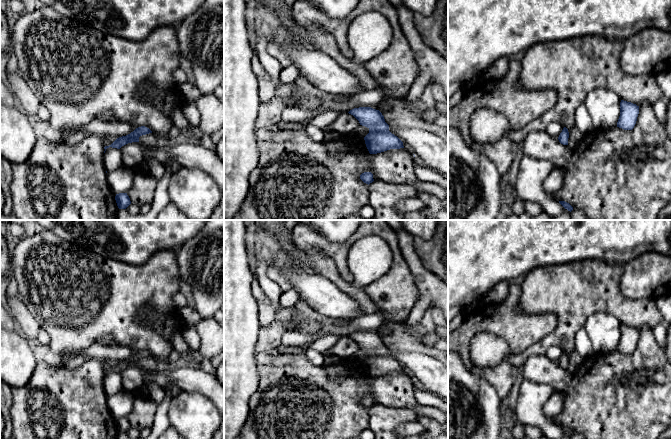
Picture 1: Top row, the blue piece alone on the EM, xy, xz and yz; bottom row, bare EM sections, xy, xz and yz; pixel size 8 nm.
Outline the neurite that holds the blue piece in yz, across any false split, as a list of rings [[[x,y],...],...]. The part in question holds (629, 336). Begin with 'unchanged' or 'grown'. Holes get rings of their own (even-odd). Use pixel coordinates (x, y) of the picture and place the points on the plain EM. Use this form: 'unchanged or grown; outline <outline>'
unchanged; outline [[[621,324],[620,340],[617,346],[617,351],[624,354],[632,354],[636,348],[639,338],[639,330],[631,326]]]

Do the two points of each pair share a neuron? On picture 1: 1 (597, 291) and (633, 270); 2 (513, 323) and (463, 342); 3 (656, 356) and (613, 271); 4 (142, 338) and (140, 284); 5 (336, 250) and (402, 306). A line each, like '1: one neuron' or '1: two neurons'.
1: two neurons
2: one neuron
3: two neurons
4: one neuron
5: one neuron

